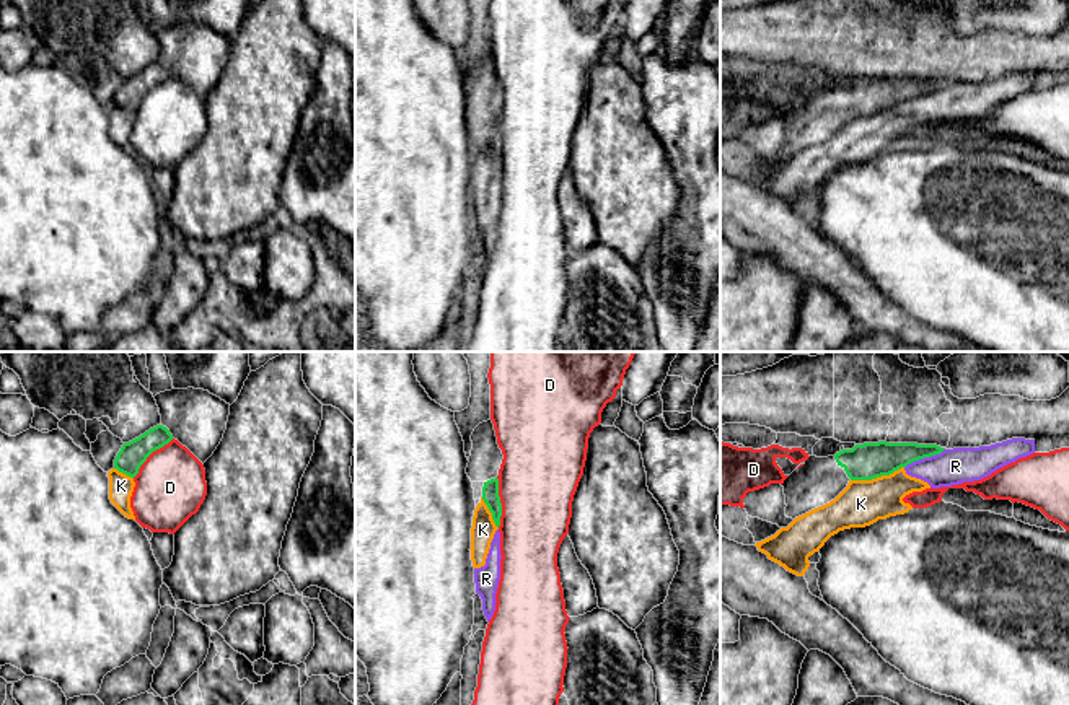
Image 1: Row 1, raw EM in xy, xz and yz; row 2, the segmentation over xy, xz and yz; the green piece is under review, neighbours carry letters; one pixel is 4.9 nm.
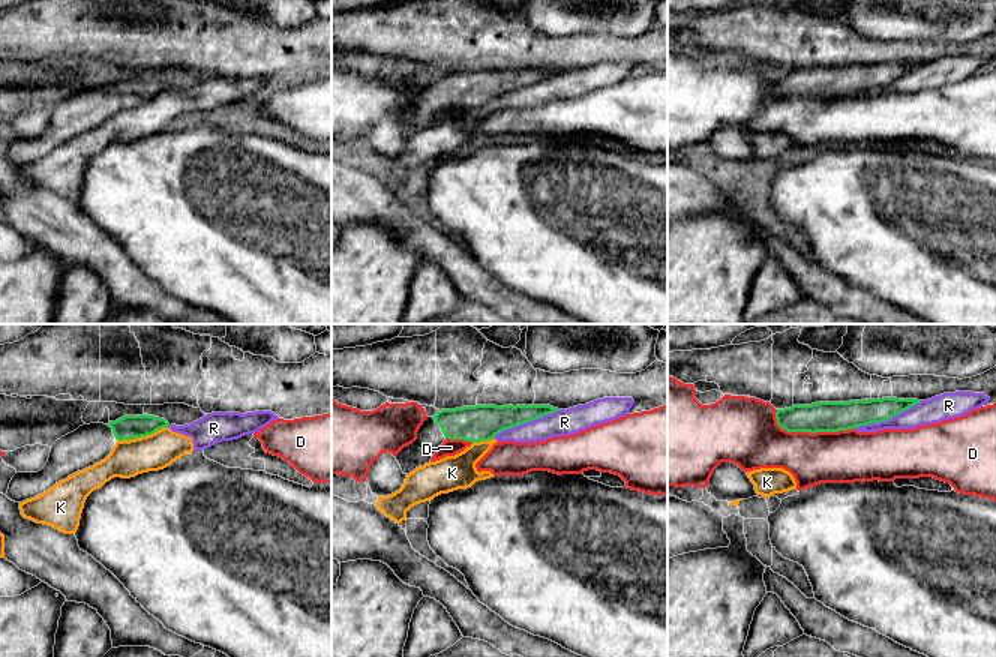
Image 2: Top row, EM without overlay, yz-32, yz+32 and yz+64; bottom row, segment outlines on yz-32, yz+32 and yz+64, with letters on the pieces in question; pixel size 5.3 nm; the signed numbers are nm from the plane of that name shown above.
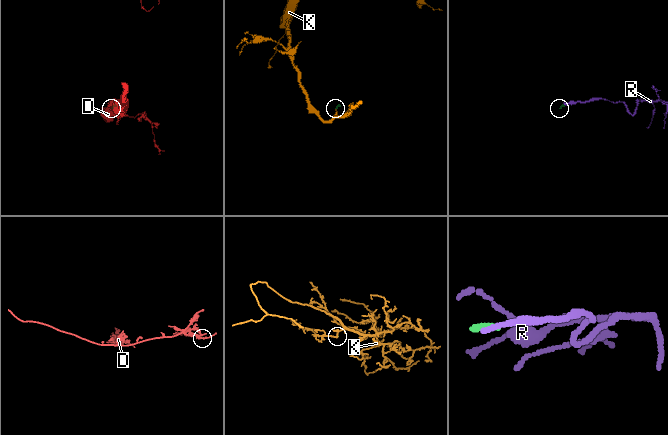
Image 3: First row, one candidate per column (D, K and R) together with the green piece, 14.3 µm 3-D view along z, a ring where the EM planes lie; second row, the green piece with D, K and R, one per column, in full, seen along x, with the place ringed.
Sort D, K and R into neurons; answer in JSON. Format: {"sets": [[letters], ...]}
{"sets": [["D"], ["K", "R"]]}

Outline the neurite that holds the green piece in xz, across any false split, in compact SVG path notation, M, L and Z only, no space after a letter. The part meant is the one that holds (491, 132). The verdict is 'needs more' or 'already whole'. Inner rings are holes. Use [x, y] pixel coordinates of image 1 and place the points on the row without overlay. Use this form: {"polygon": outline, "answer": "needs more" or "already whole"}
{"polygon": "M492 55L479 59L473 70L473 85L466 109L471 117L482 117L482 135L492 148L495 161L500 161L502 138L499 132L499 104L504 94L502 85L497 80L497 72Z", "answer": "needs more"}

